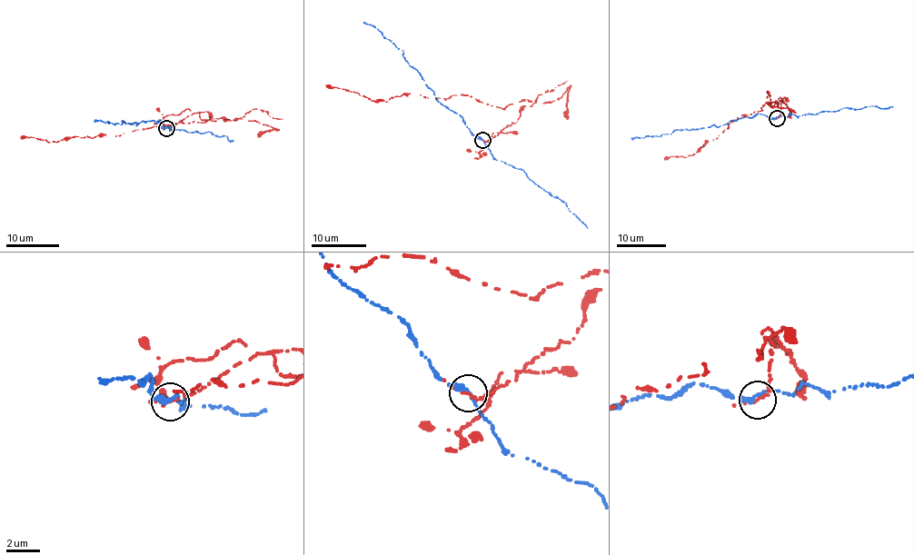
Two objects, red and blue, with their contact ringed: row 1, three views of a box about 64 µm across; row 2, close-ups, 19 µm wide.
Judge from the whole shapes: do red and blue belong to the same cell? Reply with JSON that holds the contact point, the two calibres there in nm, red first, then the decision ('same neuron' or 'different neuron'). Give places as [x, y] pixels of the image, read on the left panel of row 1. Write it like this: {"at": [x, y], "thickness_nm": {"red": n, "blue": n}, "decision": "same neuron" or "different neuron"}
{"at": [166, 128], "thickness_nm": {"red": 220, "blue": 280}, "decision": "different neuron"}

